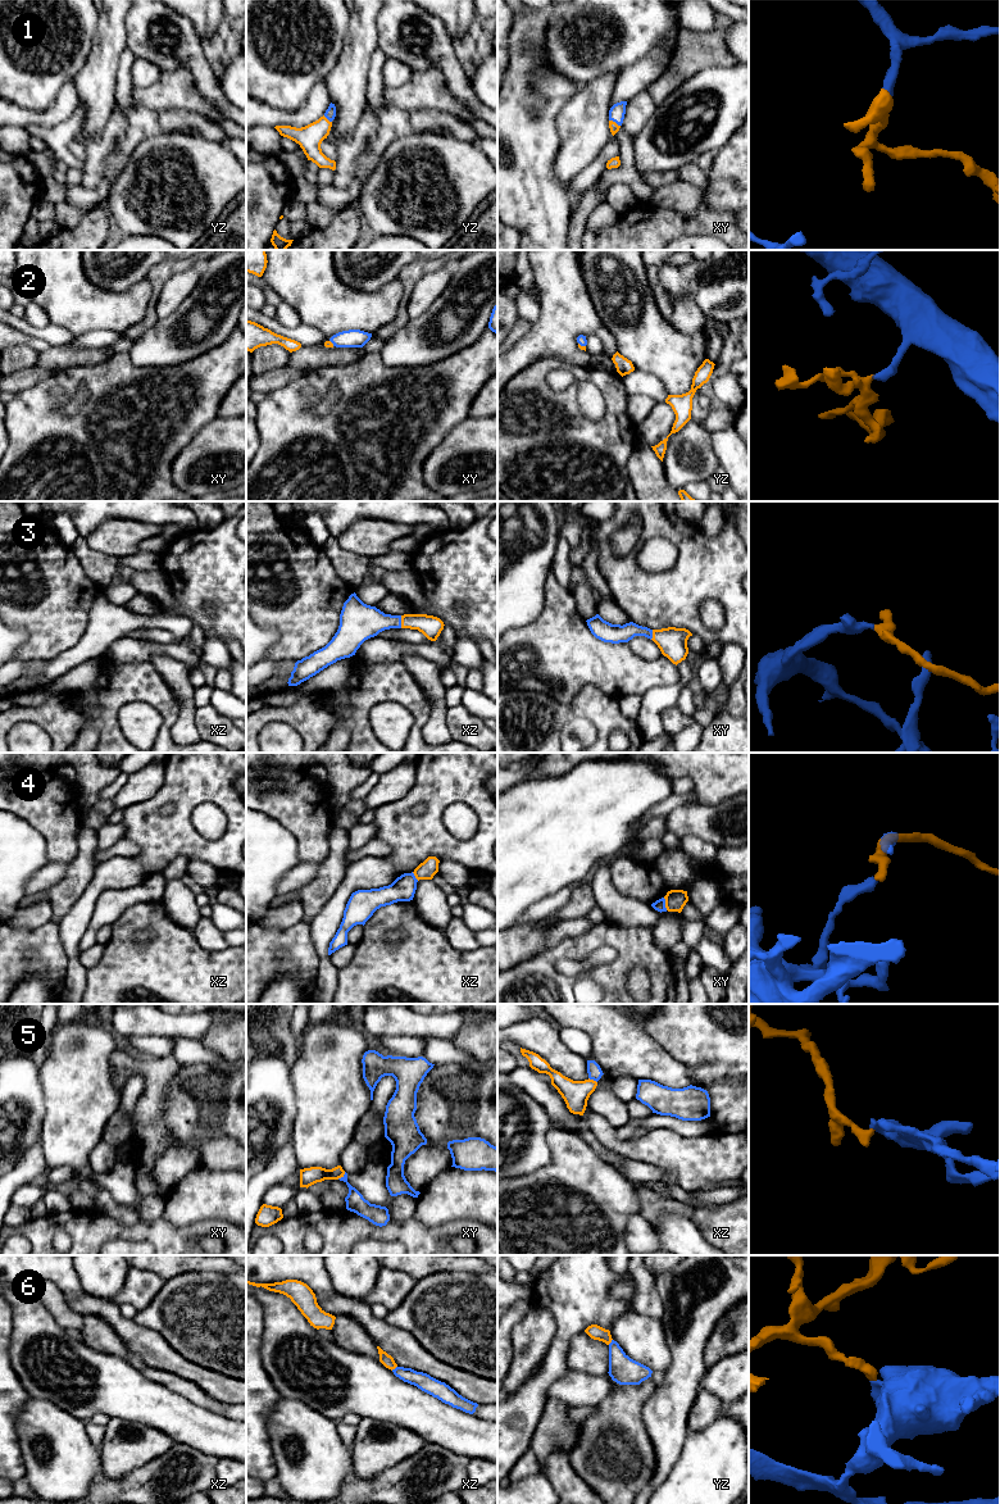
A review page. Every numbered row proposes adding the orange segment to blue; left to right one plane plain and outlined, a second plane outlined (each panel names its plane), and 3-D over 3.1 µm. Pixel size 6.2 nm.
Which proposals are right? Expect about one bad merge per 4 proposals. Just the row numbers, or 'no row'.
1, 2, 3

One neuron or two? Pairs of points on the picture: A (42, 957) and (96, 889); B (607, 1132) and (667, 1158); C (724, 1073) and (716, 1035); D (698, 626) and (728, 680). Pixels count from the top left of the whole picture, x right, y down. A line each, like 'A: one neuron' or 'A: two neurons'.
A: two neurons
B: one neuron
C: one neuron
D: two neurons

